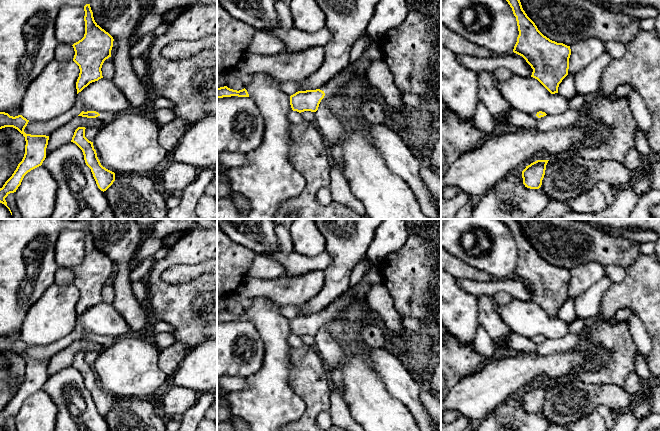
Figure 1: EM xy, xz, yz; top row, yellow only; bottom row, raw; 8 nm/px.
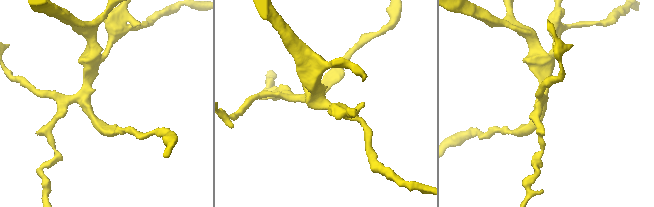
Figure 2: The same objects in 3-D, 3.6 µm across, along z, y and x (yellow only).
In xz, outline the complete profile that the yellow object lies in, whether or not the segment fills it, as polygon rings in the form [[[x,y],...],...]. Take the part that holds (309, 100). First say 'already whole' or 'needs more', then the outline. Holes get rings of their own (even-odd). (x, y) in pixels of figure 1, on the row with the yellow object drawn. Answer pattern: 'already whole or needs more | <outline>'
needs more | [[[370,39],[366,45],[360,58],[351,63],[347,68],[340,71],[333,79],[330,80],[329,84],[324,90],[306,90],[298,91],[290,96],[290,105],[293,111],[299,113],[304,111],[316,112],[318,110],[321,100],[326,94],[332,95],[340,91],[341,87],[352,77],[364,74],[367,65],[366,53],[370,45],[372,44]]]

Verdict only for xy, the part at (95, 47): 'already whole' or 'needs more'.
already whole

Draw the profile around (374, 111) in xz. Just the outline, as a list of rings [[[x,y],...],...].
[[[377,99],[368,101],[362,108],[367,121],[377,124],[385,124],[388,120],[387,107]]]

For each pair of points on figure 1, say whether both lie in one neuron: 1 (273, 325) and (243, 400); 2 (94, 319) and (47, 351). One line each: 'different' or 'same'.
1: same
2: same

